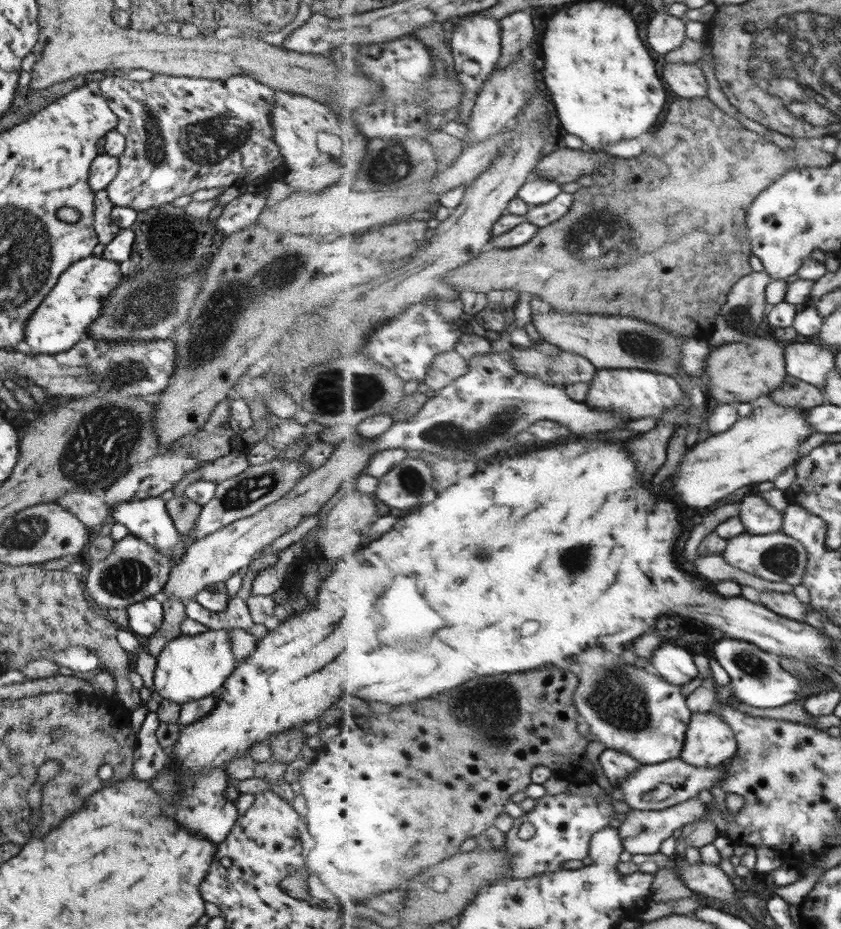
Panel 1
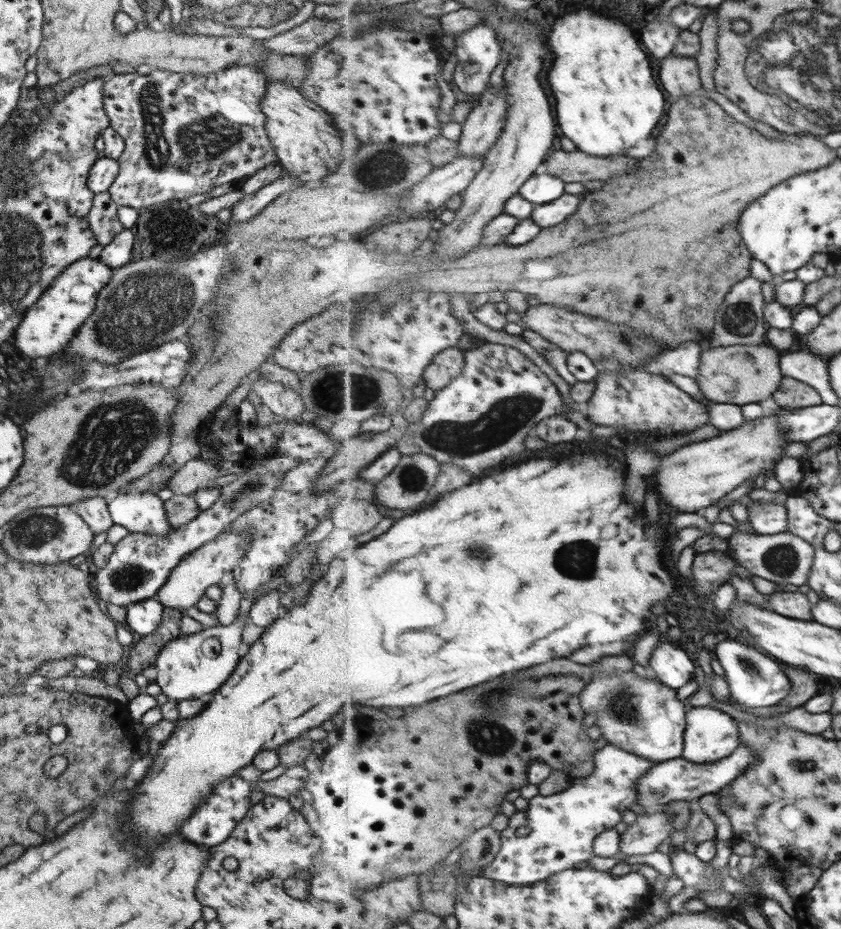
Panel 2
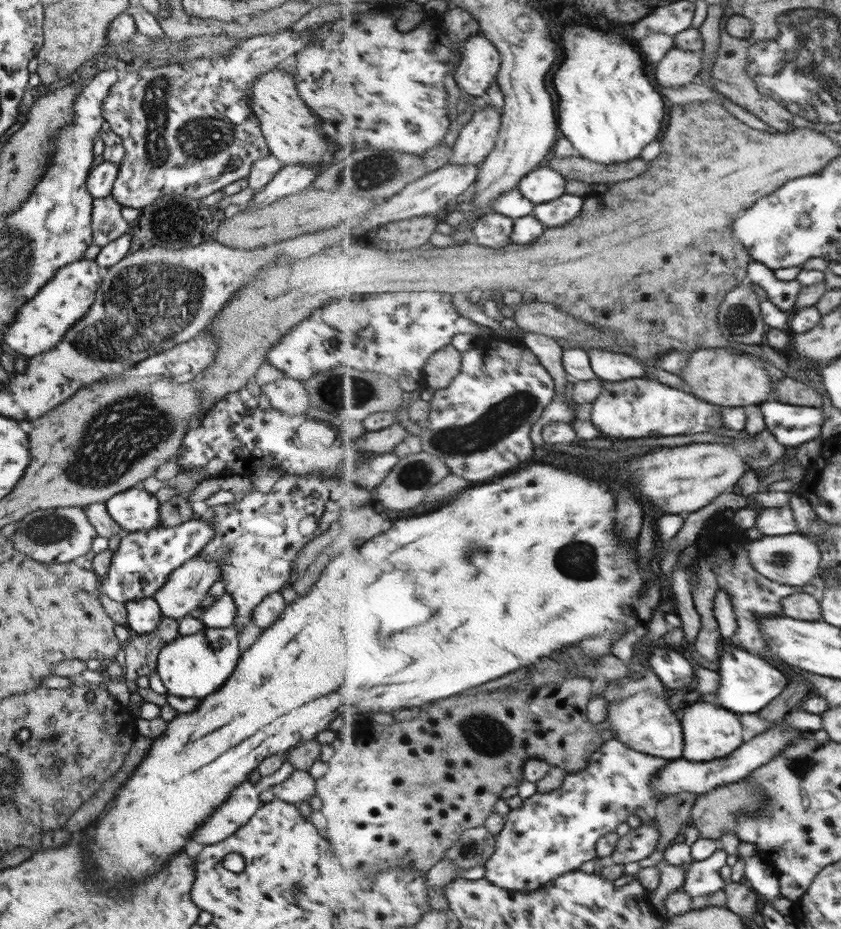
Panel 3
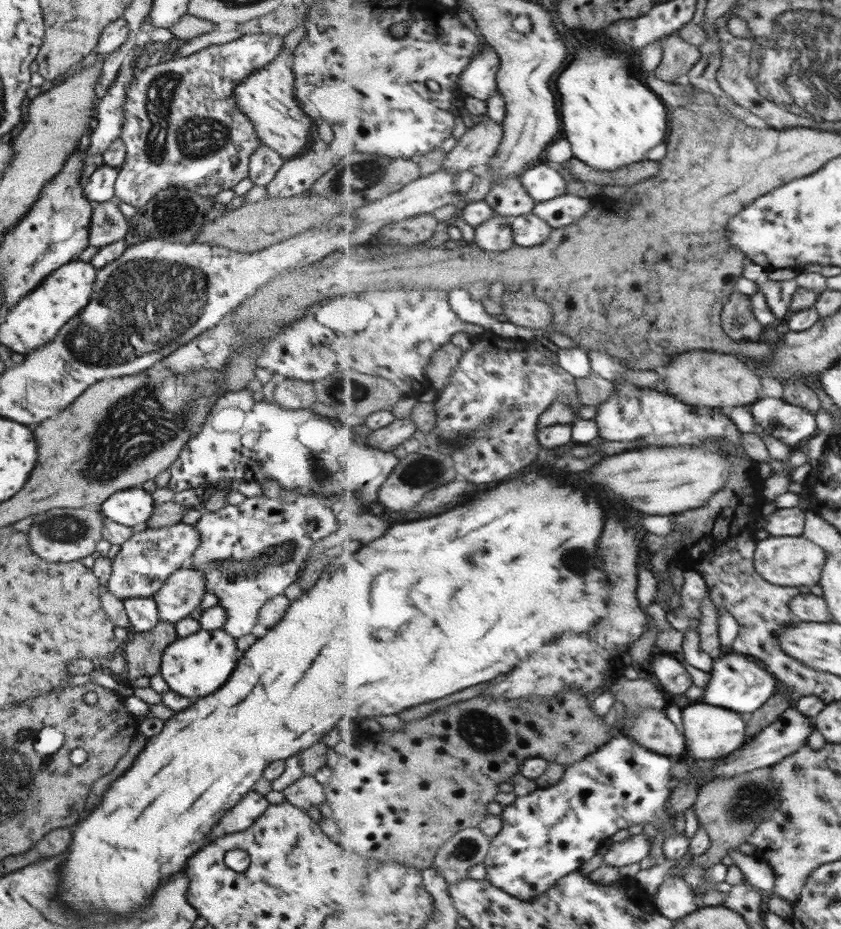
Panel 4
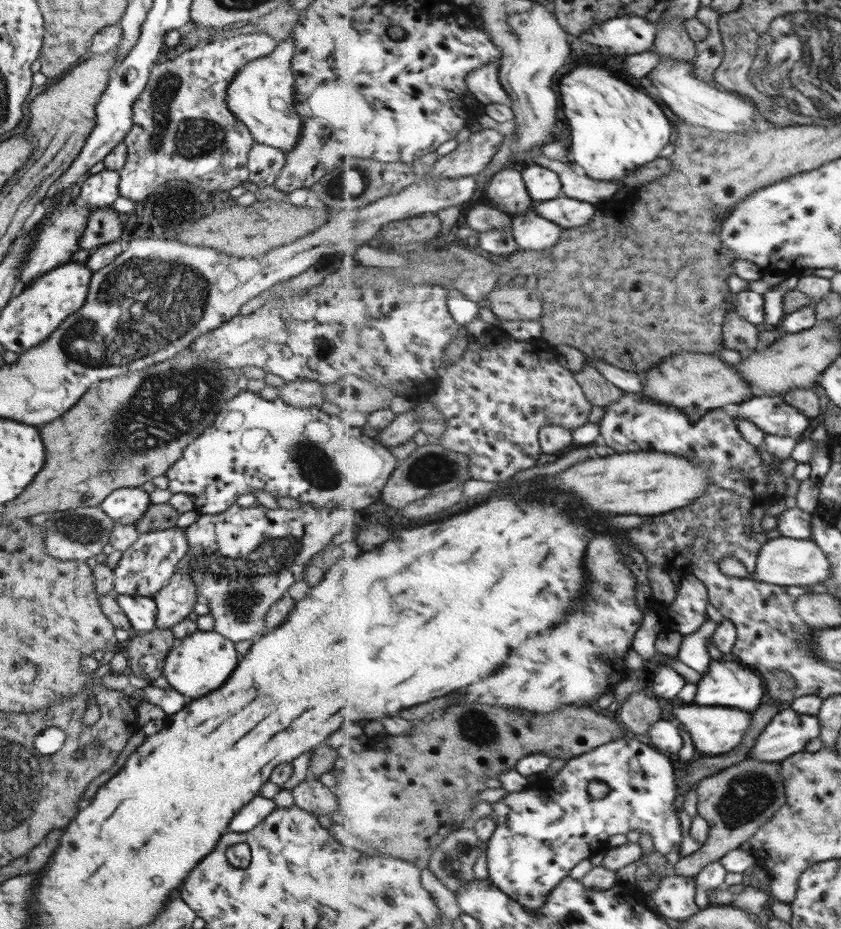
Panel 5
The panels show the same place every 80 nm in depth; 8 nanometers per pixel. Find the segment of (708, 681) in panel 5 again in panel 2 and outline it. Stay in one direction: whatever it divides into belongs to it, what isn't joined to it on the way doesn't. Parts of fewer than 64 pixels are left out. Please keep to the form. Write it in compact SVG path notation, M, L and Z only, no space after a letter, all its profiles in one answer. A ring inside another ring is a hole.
M726 638L715 646L715 653L731 687L732 701L735 701L741 710L775 706L785 700L792 691L793 681L783 670L782 662L773 656L762 653L749 643Z

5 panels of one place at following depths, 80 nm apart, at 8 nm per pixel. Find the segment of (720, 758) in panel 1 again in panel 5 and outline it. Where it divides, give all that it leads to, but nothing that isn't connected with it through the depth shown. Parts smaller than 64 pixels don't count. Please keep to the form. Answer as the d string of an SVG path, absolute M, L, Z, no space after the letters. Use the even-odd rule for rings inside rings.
M687 704L677 708L668 707L665 705L666 716L675 716L679 721L686 726L689 732L697 756L717 756L731 752L733 748L737 748L749 726L753 722L753 711L741 710L740 708L727 708L727 706L699 706L697 704Z

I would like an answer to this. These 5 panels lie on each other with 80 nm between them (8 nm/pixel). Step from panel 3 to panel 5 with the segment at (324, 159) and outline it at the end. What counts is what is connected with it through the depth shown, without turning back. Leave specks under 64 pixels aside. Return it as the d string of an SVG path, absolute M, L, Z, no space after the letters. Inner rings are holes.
M288 36L279 41L267 56L244 64L226 90L228 109L244 124L254 142L272 146L284 154L298 143L302 125L294 107L294 74L290 69L293 53L294 42Z

